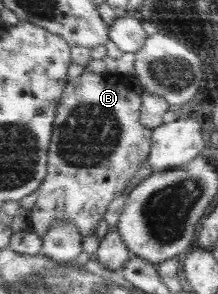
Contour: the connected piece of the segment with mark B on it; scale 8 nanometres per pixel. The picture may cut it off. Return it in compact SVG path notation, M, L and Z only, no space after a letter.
M86 70L83 71L79 77L69 79L68 85L64 91L64 96L58 107L52 140L48 151L48 175L45 178L44 184L35 191L37 193L35 194L36 201L30 210L31 221L29 223L29 228L41 237L45 237L45 234L52 228L53 224L56 224L57 220L69 220L73 222L79 228L83 237L95 234L97 225L99 225L98 221L101 221L103 217L105 218L109 205L113 203L112 201L115 200L117 196L126 192L126 189L130 187L132 181L136 179L136 173L140 172L140 169L144 167L144 161L150 157L154 130L145 127L145 125L141 123L142 94L136 92L133 86L131 86L131 81L132 77L125 75L118 75L116 73L96 75Z

